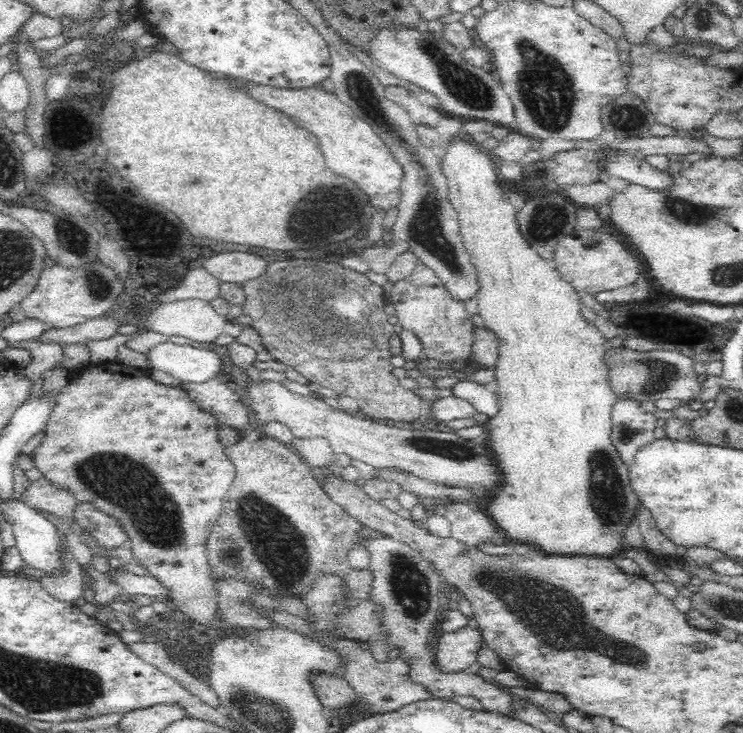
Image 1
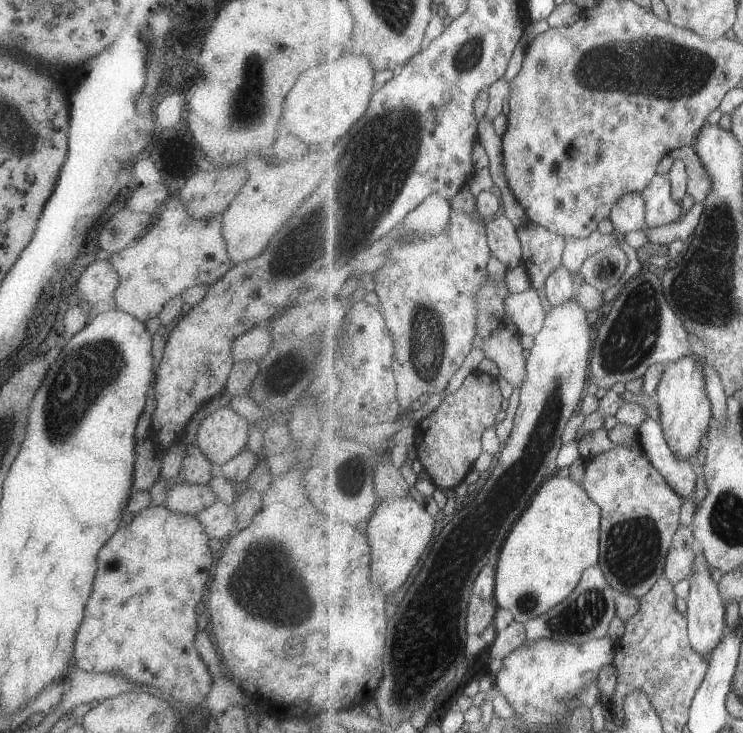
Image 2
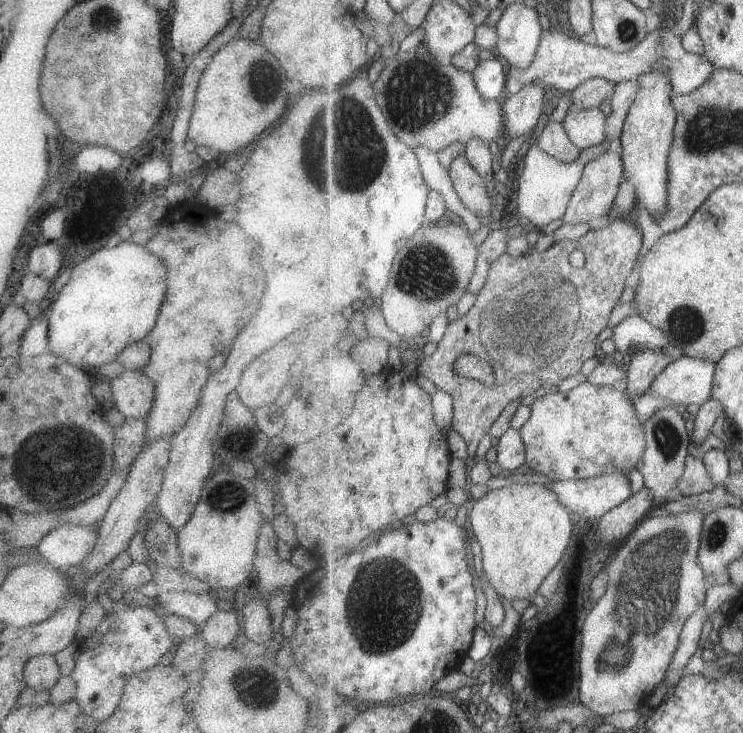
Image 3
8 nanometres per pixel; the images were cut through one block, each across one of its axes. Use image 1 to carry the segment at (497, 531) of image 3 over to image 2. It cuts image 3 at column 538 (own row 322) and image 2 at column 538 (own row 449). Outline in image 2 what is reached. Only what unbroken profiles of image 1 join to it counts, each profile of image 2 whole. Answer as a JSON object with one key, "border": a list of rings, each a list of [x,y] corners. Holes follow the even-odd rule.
{"border":[[[550,475],[536,492],[530,505],[517,519],[513,530],[500,552],[495,583],[494,603],[513,612],[514,620],[524,623],[541,614],[548,613],[553,606],[561,604],[580,585],[581,577],[590,566],[599,564],[601,546],[601,507],[589,496],[582,485],[568,475]]]}

